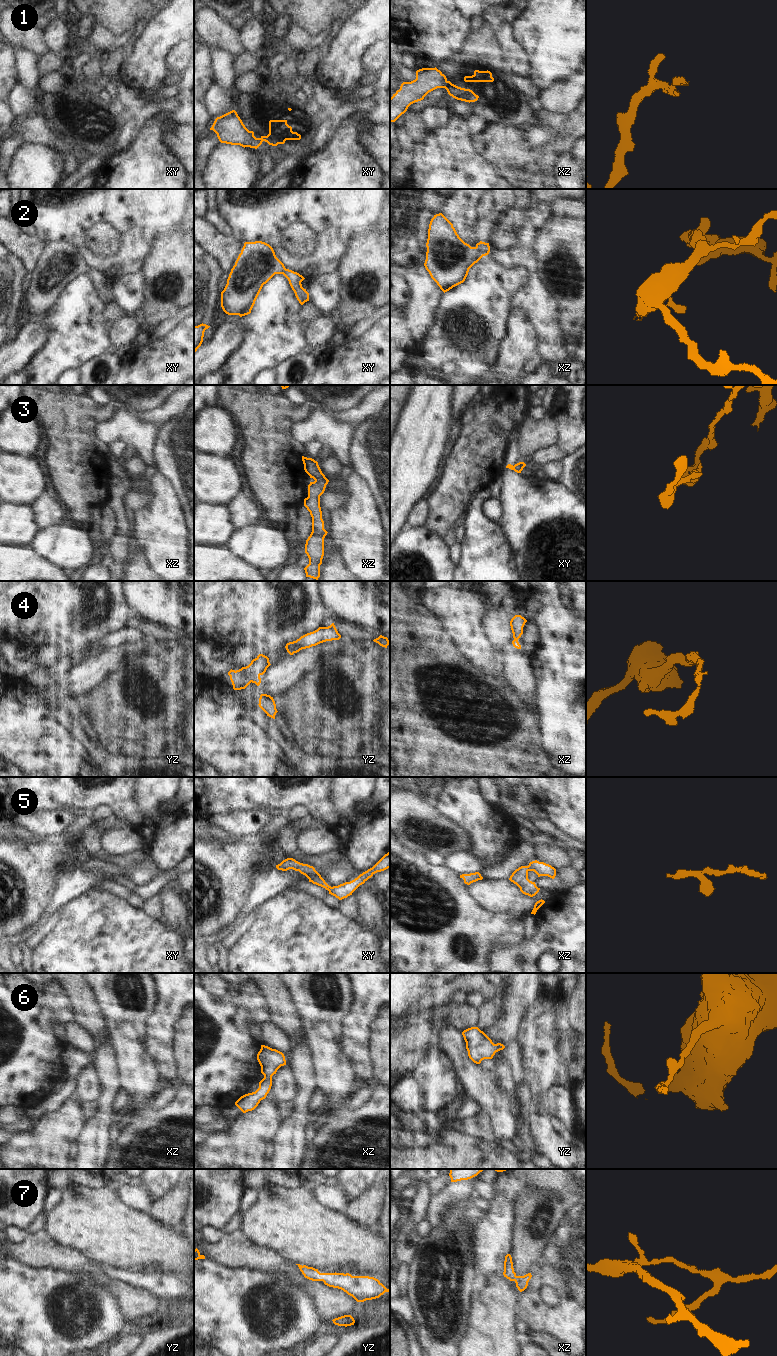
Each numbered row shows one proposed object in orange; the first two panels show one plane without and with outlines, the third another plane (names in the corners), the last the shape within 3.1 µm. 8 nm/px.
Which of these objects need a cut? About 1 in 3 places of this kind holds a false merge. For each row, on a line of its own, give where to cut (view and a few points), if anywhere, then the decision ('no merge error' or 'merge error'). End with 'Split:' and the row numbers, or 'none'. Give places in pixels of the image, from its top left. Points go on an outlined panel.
1: cut in xz along (447, 81), (444, 87); merge error
2: no cut; no merge error
3: no cut; no merge error
4: no cut; no merge error
5: no cut; no merge error
6: no cut; no merge error
7: no cut; no merge error
Split: 1

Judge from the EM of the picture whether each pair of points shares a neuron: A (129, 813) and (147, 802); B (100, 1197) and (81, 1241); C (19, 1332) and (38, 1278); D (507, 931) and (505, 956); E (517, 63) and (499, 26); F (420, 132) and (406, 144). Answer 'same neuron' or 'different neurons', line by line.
A: different neurons
B: same neuron
C: same neuron
D: different neurons
E: same neuron
F: different neurons

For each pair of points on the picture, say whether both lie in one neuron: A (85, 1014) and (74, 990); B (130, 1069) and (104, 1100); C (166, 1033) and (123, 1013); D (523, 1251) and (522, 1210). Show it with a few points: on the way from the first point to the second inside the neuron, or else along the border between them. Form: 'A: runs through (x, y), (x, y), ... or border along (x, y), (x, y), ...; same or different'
A: runs through (83, 1008), (80, 996); same
B: border along (115, 1059), (118, 1082), (121, 1088); different
C: border along (155, 1002), (154, 1009), (145, 1022), (144, 1047); different
D: runs through (523, 1241), (523, 1220); same

